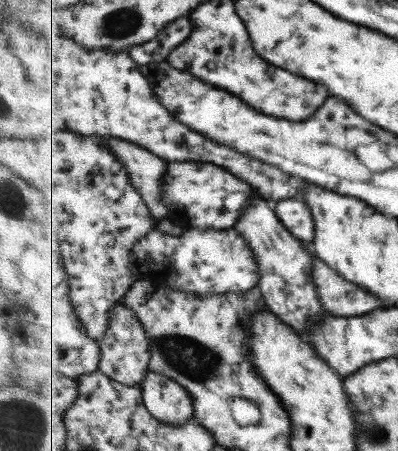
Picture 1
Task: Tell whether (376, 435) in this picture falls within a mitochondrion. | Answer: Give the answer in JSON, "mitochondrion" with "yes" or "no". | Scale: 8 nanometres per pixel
{"mitochondrion":"yes"}

